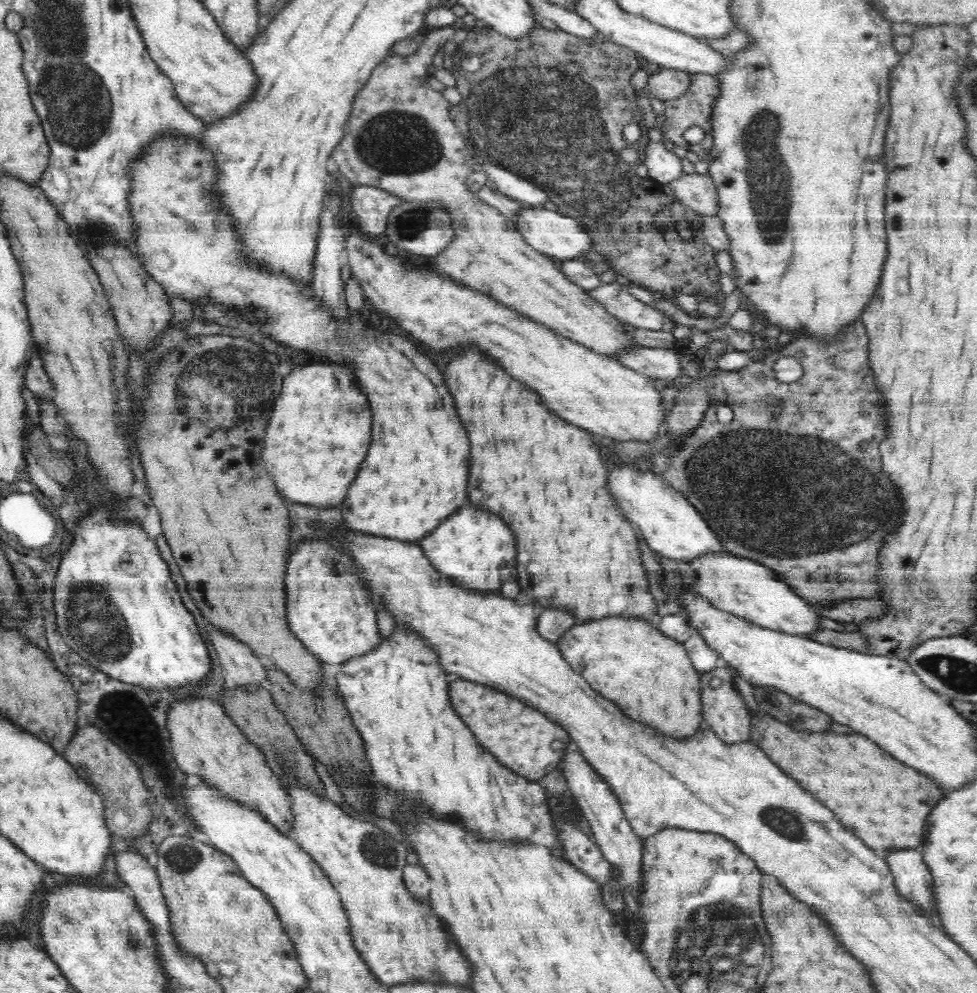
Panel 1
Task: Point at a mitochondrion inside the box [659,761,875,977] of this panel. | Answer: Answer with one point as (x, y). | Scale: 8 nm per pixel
(782, 821)

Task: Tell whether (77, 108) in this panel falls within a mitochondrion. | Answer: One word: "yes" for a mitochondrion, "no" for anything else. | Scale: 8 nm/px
yes

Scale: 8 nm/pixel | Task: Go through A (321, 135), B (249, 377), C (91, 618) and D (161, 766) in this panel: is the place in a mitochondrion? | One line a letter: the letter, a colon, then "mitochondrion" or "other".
A: other
B: mitochondrion
C: mitochondrion
D: mitochondrion

